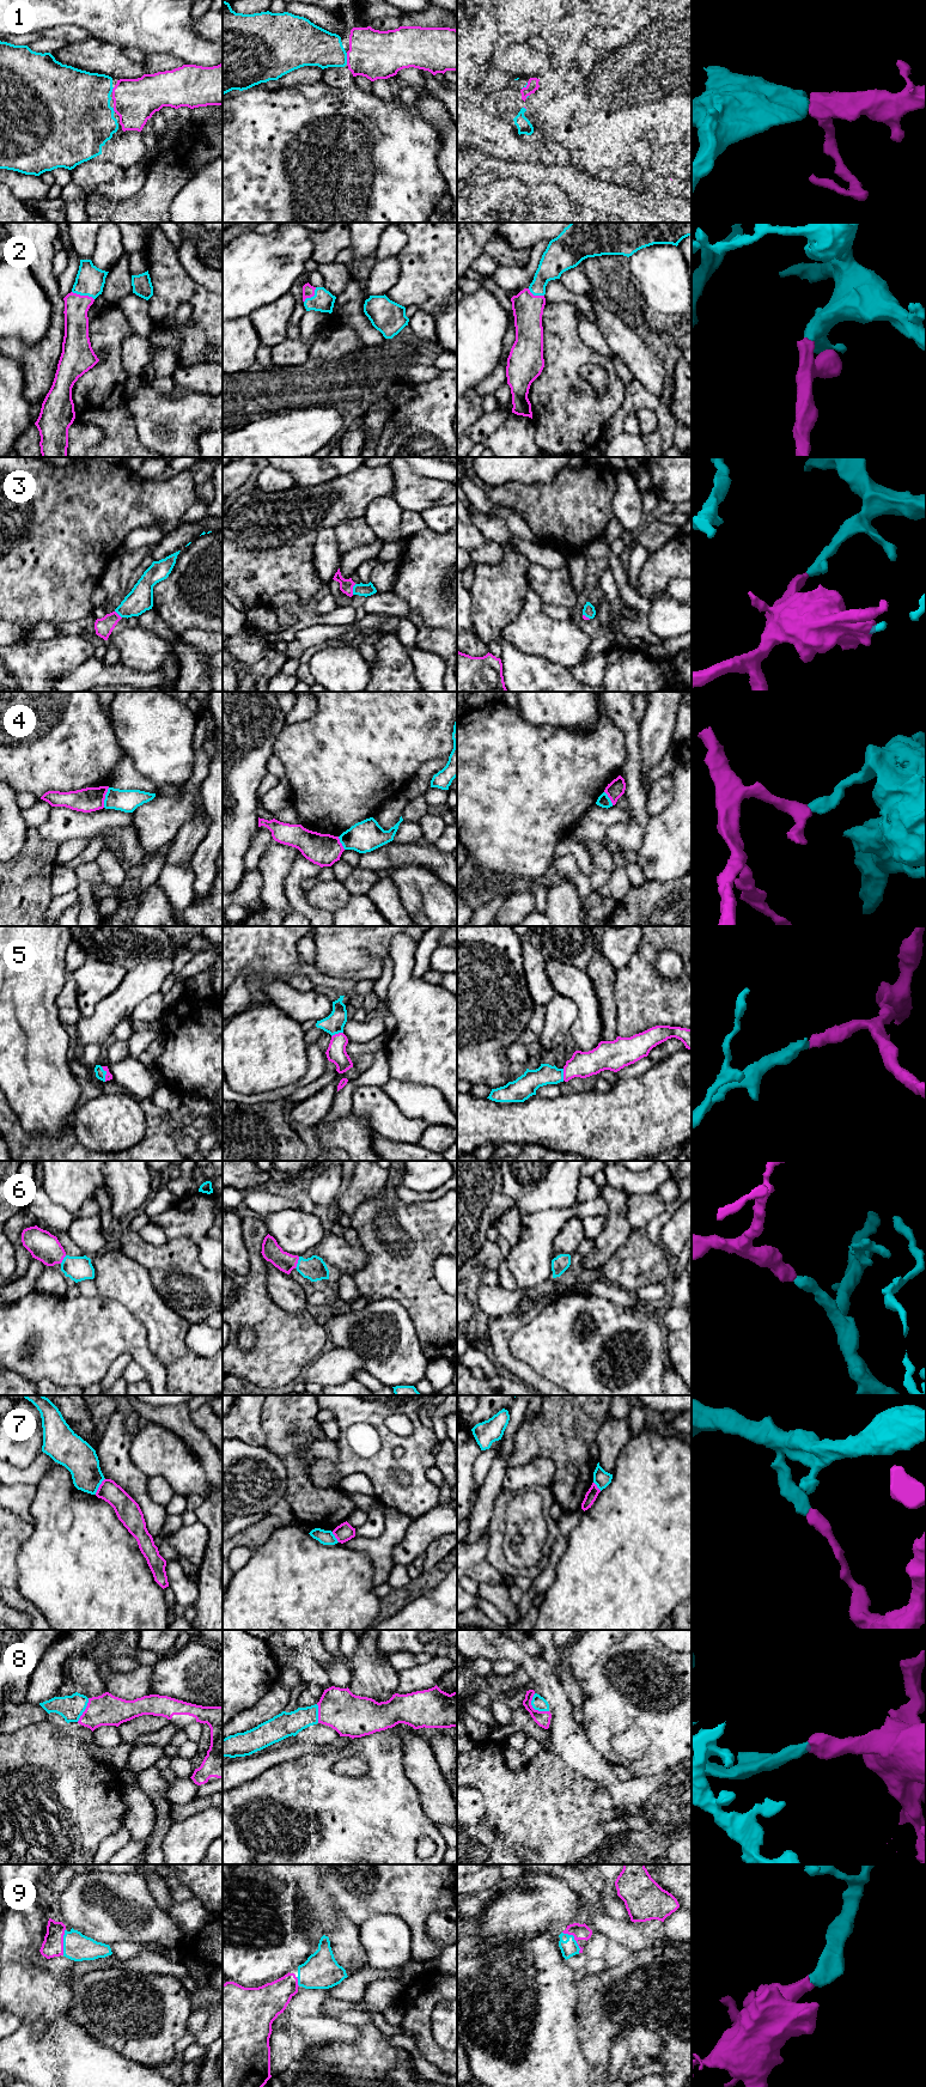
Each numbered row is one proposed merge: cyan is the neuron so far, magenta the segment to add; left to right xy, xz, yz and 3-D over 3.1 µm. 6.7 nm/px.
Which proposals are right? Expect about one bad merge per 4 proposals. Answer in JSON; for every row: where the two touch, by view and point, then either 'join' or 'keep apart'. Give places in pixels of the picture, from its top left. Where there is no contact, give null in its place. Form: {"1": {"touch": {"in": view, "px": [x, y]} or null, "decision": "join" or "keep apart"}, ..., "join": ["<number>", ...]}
{"1": {"touch": {"in": "xz", "px": [346, 59]}, "decision": "join"}, "2": {"touch": {"in": "xy", "px": [83, 294]}, "decision": "join"}, "3": {"touch": {"in": "xz", "px": [353, 589]}, "decision": "join"}, "4": {"touch": {"in": "xy", "px": [105, 797]}, "decision": "keep apart"}, "5": {"touch": {"in": "xz", "px": [336, 1033]}, "decision": "join"}, "6": {"touch": {"in": "xz", "px": [298, 1263]}, "decision": "join"}, "7": {"touch": {"in": "xy", "px": [98, 1486]}, "decision": "keep apart"}, "8": {"touch": {"in": "yz", "px": [534, 1708]}, "decision": "join"}, "9": {"touch": {"in": "yz", "px": [573, 1939]}, "decision": "join"}, "join": ["1", "2", "3", "5", "6", "8", "9"]}

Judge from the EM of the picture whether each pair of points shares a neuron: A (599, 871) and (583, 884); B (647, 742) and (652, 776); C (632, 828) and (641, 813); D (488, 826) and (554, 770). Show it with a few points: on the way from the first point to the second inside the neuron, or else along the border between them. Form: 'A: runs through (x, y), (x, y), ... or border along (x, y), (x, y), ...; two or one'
A: border along (589, 876), (592, 889); two
B: border along (669, 747), (664, 756), (644, 778), (647, 784); two
C: runs through (635, 825), (638, 816); one
D: runs through (505, 809), (531, 783), (537, 780); one

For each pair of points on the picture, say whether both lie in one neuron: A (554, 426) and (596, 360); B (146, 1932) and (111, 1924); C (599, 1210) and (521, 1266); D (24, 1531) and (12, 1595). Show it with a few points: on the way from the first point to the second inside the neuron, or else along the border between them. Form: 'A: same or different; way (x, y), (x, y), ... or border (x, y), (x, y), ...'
A: same; way (561, 406), (561, 381), (576, 366)
B: same; way (138, 1930), (120, 1929)
C: same; way (578, 1211), (562, 1215), (536, 1241), (536, 1245)
D: same; way (12, 1546), (12, 1580)

